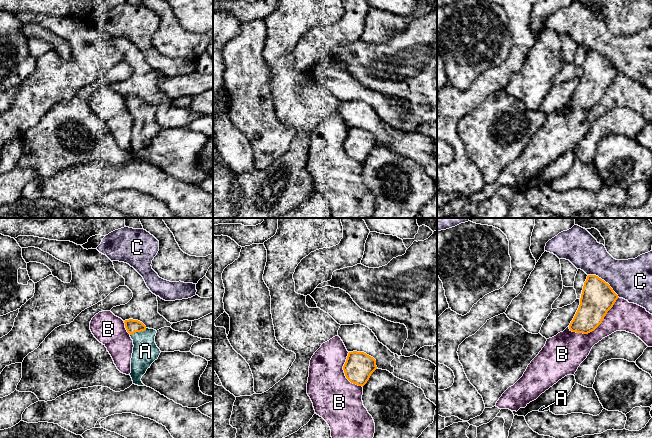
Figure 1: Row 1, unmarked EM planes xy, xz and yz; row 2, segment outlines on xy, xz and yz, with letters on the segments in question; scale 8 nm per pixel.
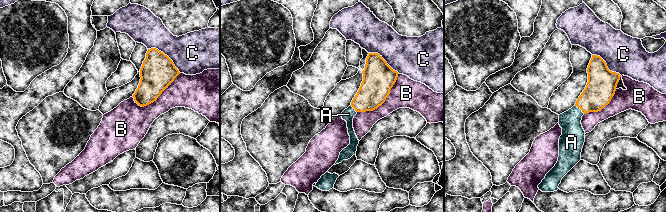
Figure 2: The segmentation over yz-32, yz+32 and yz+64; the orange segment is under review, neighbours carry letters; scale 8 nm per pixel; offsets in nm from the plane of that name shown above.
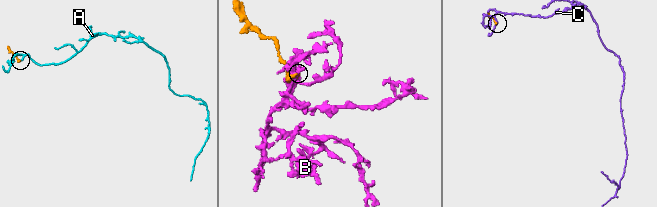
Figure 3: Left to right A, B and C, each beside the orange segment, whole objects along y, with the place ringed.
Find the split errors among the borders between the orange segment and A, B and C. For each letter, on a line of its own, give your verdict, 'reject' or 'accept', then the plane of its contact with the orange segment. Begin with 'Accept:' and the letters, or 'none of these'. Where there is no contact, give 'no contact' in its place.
Accept: A
A: accept; contact in xy
B: reject; contact in yz
C: reject; contact in yz

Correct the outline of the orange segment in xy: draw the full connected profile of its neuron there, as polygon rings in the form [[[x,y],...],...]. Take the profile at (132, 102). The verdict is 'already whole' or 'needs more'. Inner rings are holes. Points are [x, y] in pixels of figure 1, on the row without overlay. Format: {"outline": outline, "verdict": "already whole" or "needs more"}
{"outline": [[[125,96],[125,104],[133,116],[133,129],[131,134],[131,149],[133,160],[144,162],[142,152],[150,144],[151,140],[158,135],[161,127],[155,119],[157,107],[147,104],[138,96]]], "verdict": "needs more"}

